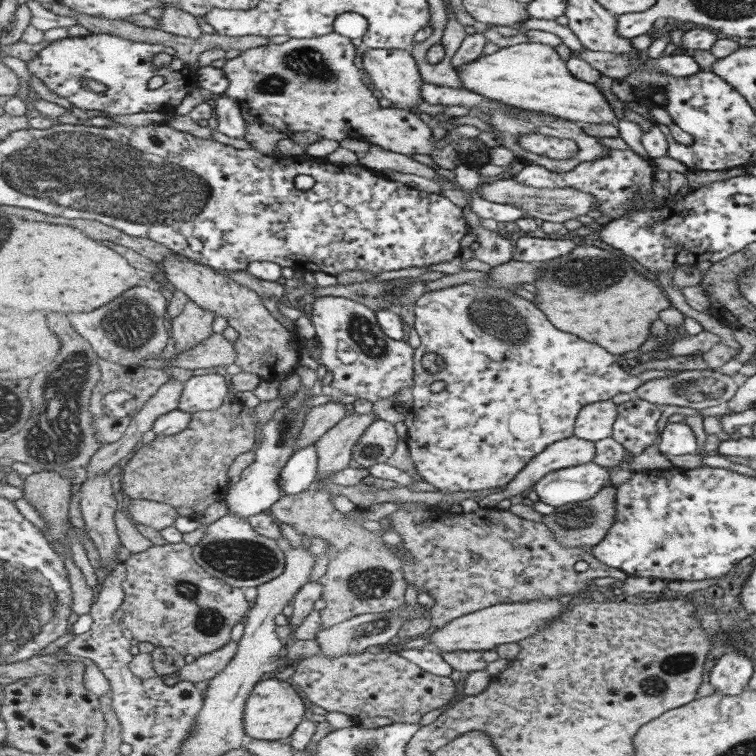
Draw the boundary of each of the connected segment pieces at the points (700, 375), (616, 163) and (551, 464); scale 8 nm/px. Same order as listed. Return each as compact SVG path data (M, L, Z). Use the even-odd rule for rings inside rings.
M686 370L678 372L667 372L665 377L649 379L647 383L639 386L636 395L639 399L661 404L665 406L687 406L687 408L701 409L709 406L717 406L727 402L736 391L736 384L729 375L723 375L718 370Z
M610 149L607 152L607 158L601 158L601 160L595 160L595 162L581 162L569 173L553 173L553 170L547 170L539 164L528 164L515 179L520 184L535 188L551 188L553 190L555 188L577 188L589 192L594 194L596 200L598 200L596 210L604 213L604 216L619 219L625 216L629 209L645 203L651 197L653 174L651 159L644 160L631 149ZM637 193L639 195L635 198Z
M573 435L571 438L565 440L560 440L559 442L553 443L551 446L547 446L543 452L541 452L536 458L533 458L532 462L529 462L529 465L521 470L509 484L505 484L504 487L500 488L500 491L497 490L496 493L488 494L482 497L477 503L481 510L483 509L495 509L495 504L499 504L501 500L507 500L513 498L513 496L521 496L523 492L527 490L532 490L539 482L543 480L546 474L556 470L563 470L571 466L577 466L581 464L590 464L594 461L597 453L597 448L595 448L595 442L585 440Z

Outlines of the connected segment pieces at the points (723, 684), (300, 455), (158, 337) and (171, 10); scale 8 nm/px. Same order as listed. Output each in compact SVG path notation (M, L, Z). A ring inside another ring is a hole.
M731 648L728 654L723 654L715 663L707 680L715 692L727 697L738 696L744 692L755 667L741 650Z
M317 442L295 452L289 460L288 466L281 472L279 485L283 487L283 496L297 494L312 488L317 472L319 472L319 462Z
M141 285L127 290L109 306L93 310L89 316L69 314L69 318L75 330L89 340L100 358L133 368L139 366L141 361L161 354L167 344L172 344L165 320L168 318L167 304L169 300L165 293Z
M177 6L163 7L163 14L158 19L159 28L174 35L197 40L204 34L197 17L181 10L181 8L177 8Z

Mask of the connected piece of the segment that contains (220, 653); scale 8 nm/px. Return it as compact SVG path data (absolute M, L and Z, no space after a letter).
M229 641L224 648L216 650L215 653L197 657L192 664L187 664L176 676L180 677L181 682L201 682L204 680L211 681L223 673L235 659L239 641Z

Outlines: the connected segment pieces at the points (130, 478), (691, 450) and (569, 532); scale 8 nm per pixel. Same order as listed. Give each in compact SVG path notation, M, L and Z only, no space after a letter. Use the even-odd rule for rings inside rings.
M296 374L289 375L289 378L280 383L278 396L275 399L262 402L257 406L256 411L247 408L236 394L229 394L223 405L212 411L199 411L193 413L191 424L187 430L173 434L173 436L158 435L157 438L147 445L143 445L133 454L128 464L123 466L124 478L122 489L129 499L149 499L172 504L177 508L181 516L188 516L198 519L203 512L219 500L225 501L230 490L229 468L235 462L239 454L254 451L259 442L261 428L273 417L273 413L283 405L285 399L295 395L301 388L300 377Z
M667 422L664 426L662 440L658 444L663 455L695 455L695 448L697 448L695 436L687 424Z
M611 484L593 498L562 507L555 507L555 512L544 515L541 522L545 523L555 533L555 537L563 545L590 549L599 544L613 526L615 516L617 516L617 503L615 502L617 502L617 489Z

